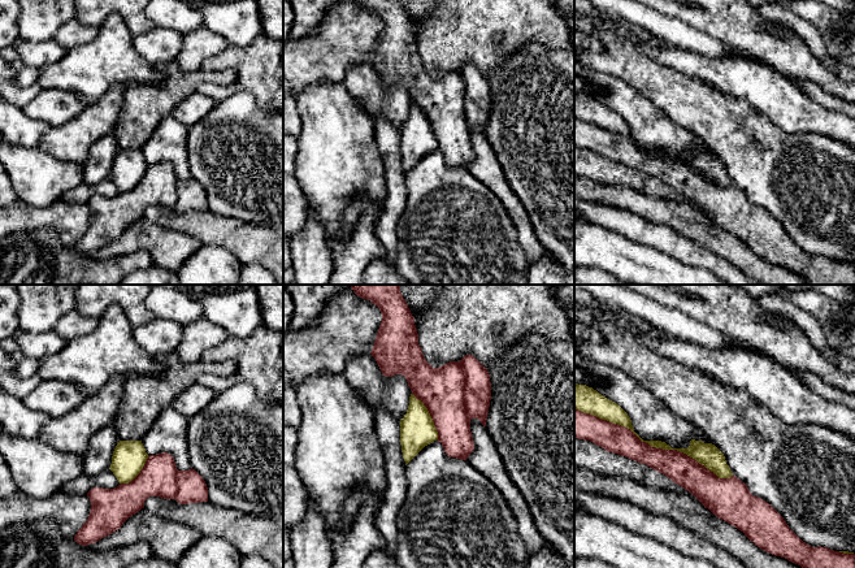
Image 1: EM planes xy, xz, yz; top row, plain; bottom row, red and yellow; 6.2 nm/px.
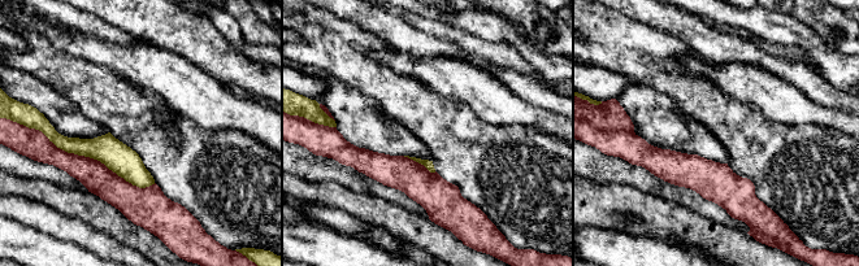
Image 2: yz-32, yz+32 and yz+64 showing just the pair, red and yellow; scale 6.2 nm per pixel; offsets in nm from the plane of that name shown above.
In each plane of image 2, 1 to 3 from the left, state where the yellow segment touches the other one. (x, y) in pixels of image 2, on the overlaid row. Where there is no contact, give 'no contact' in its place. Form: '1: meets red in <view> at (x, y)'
1: meets red in yz-32 at (77, 155)
2: meets red in yz+32 at (308, 120)
3: meets red in yz+64 at (586, 100)

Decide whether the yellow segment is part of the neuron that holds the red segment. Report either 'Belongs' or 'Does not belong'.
Does not belong

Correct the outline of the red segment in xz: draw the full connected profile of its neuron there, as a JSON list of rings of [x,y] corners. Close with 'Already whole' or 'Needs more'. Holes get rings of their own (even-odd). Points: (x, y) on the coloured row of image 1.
[[[400,285],[350,286],[382,313],[370,352],[382,374],[407,378],[412,394],[428,408],[444,452],[466,460],[474,450],[470,420],[478,419],[486,426],[491,400],[489,370],[473,355],[433,368],[418,344],[415,317]]]. Already whole

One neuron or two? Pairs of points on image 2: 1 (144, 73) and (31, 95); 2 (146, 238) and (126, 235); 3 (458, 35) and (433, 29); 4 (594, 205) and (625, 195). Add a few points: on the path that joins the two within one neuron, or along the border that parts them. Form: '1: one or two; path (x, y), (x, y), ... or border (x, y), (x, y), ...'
1: two; border (95, 62), (111, 69), (148, 92)
2: one; path (141, 238), (131, 235)
3: one; path (451, 33), (439, 29)
4: one; path (602, 205), (608, 205), (617, 200)

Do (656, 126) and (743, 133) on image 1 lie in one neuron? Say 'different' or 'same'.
same

